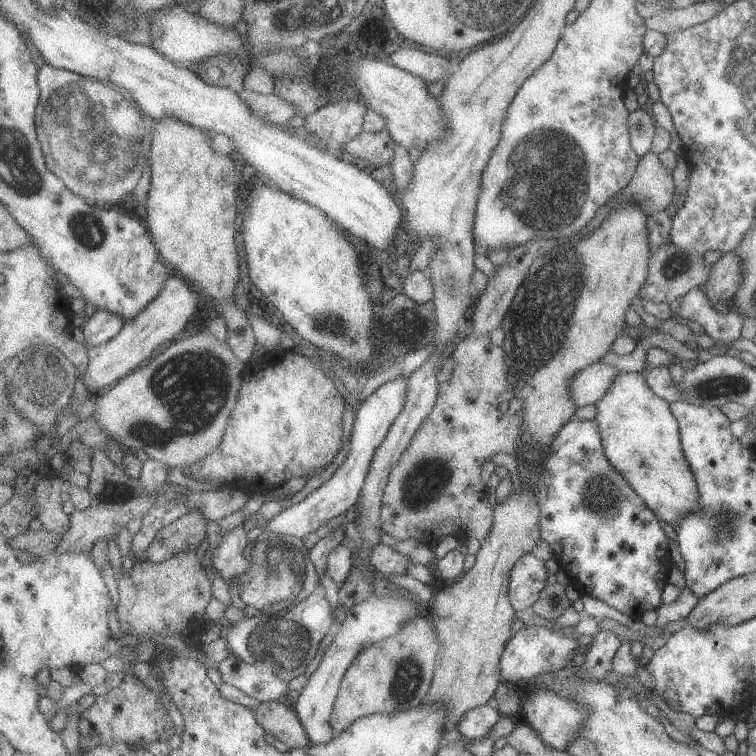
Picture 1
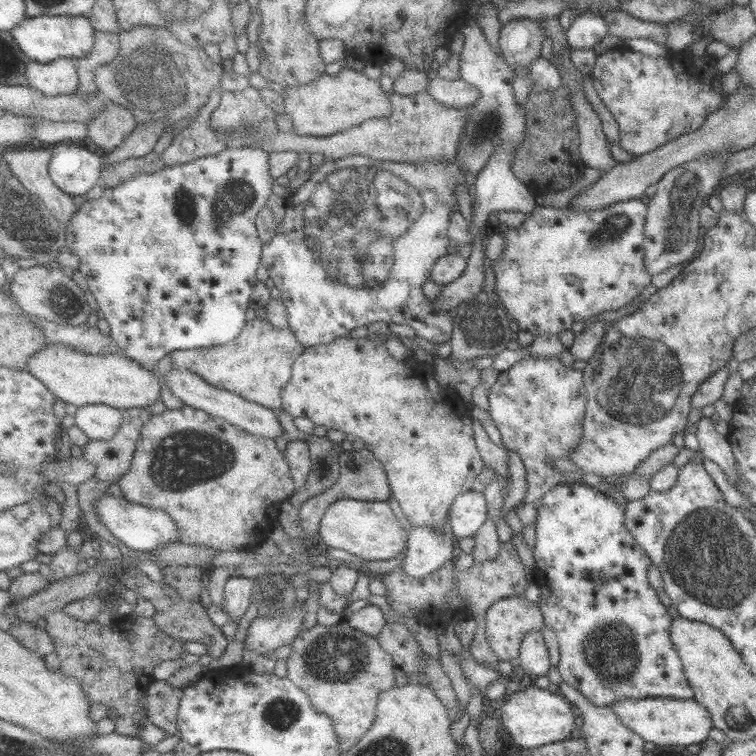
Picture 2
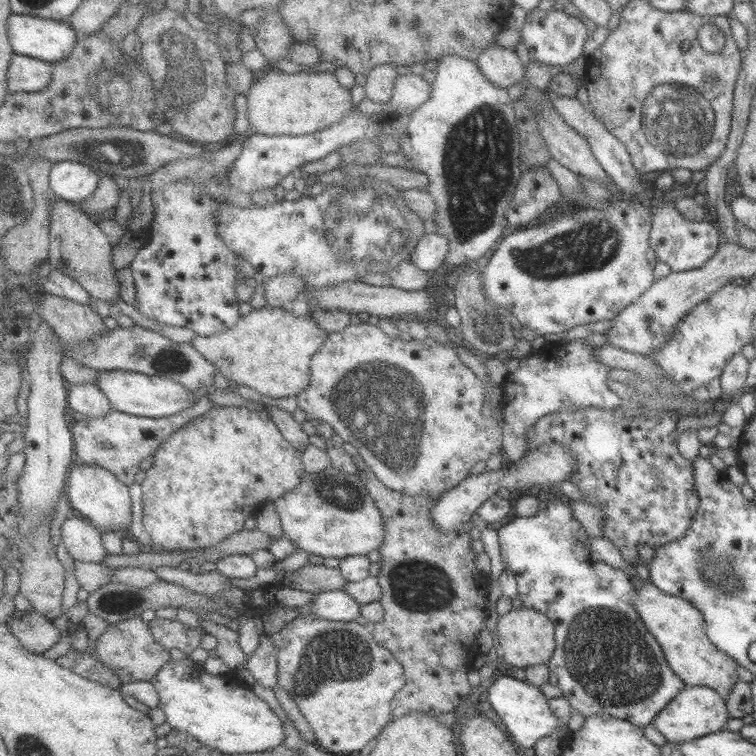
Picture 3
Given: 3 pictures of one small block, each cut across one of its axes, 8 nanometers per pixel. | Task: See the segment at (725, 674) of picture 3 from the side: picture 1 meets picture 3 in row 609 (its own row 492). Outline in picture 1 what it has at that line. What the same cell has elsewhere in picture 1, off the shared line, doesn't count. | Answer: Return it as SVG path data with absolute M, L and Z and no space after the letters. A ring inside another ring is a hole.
M619 371L615 380L611 382L609 390L603 394L601 400L595 403L595 408L597 408L597 414L595 414L594 420L599 434L602 436L602 446L606 458L610 461L611 466L621 472L635 494L643 500L651 512L655 513L658 520L675 528L683 514L699 512L701 506L699 506L697 484L695 484L693 472L689 470L689 464L683 456L683 450L681 450L677 421L669 410L669 403L651 392L641 373Z

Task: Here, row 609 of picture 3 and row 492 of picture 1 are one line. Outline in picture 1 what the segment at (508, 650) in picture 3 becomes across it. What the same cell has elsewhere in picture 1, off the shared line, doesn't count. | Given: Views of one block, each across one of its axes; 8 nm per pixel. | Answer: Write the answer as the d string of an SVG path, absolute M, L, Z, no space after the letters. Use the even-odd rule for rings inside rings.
M522 484L518 493L511 492L495 507L493 530L489 538L481 543L473 568L452 586L441 585L434 590L434 604L428 612L441 638L441 648L436 662L435 680L425 704L441 702L447 708L447 728L455 727L463 714L487 704L495 697L502 681L501 658L512 638L511 628L516 618L516 610L510 598L511 573L519 559L531 553L541 539L541 504L537 502L535 492L527 484Z

